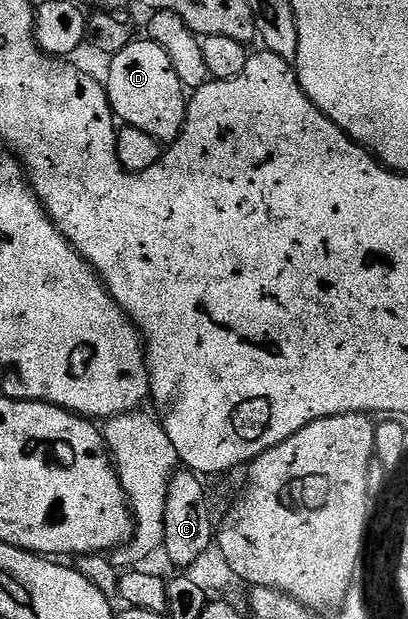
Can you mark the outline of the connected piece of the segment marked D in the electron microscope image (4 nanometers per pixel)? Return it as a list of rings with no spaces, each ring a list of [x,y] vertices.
[[[149,38],[131,39],[124,50],[109,57],[110,69],[104,75],[104,87],[110,99],[110,109],[125,127],[144,130],[159,142],[178,139],[186,121],[187,89],[183,88],[172,62],[156,41]]]

